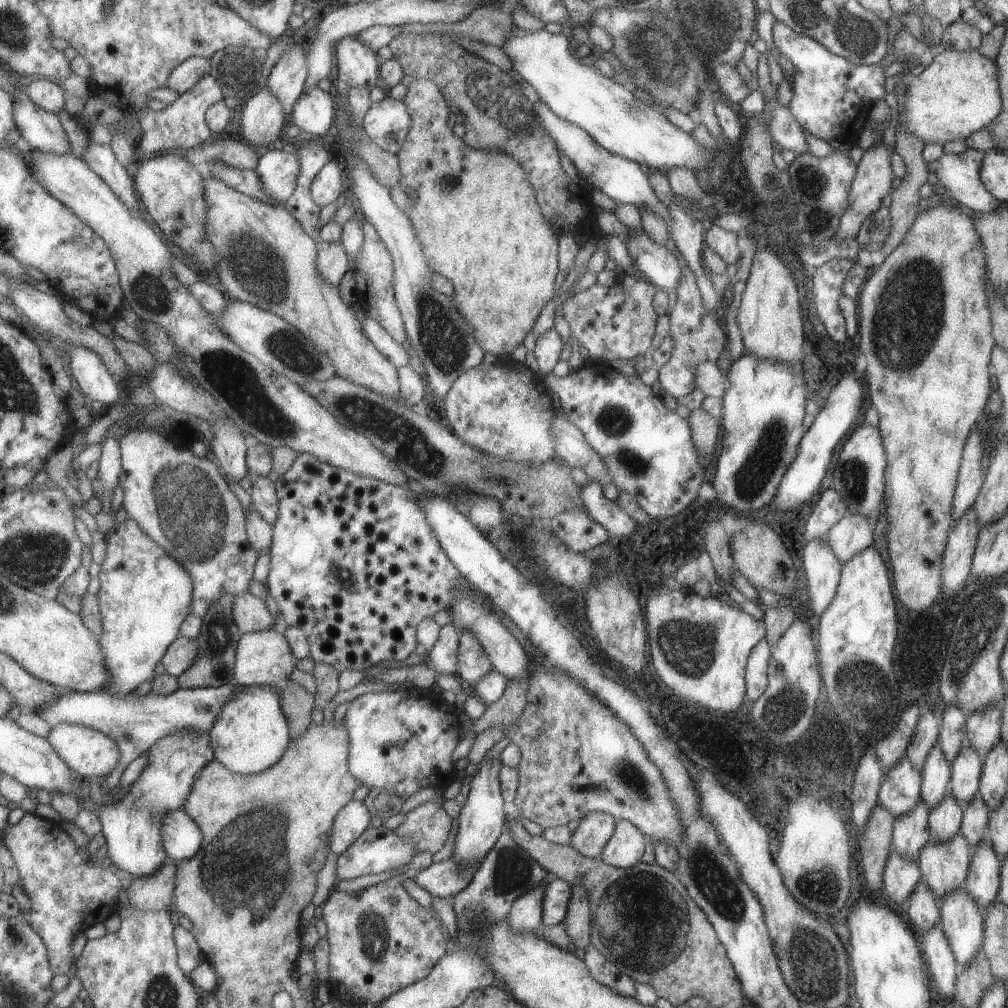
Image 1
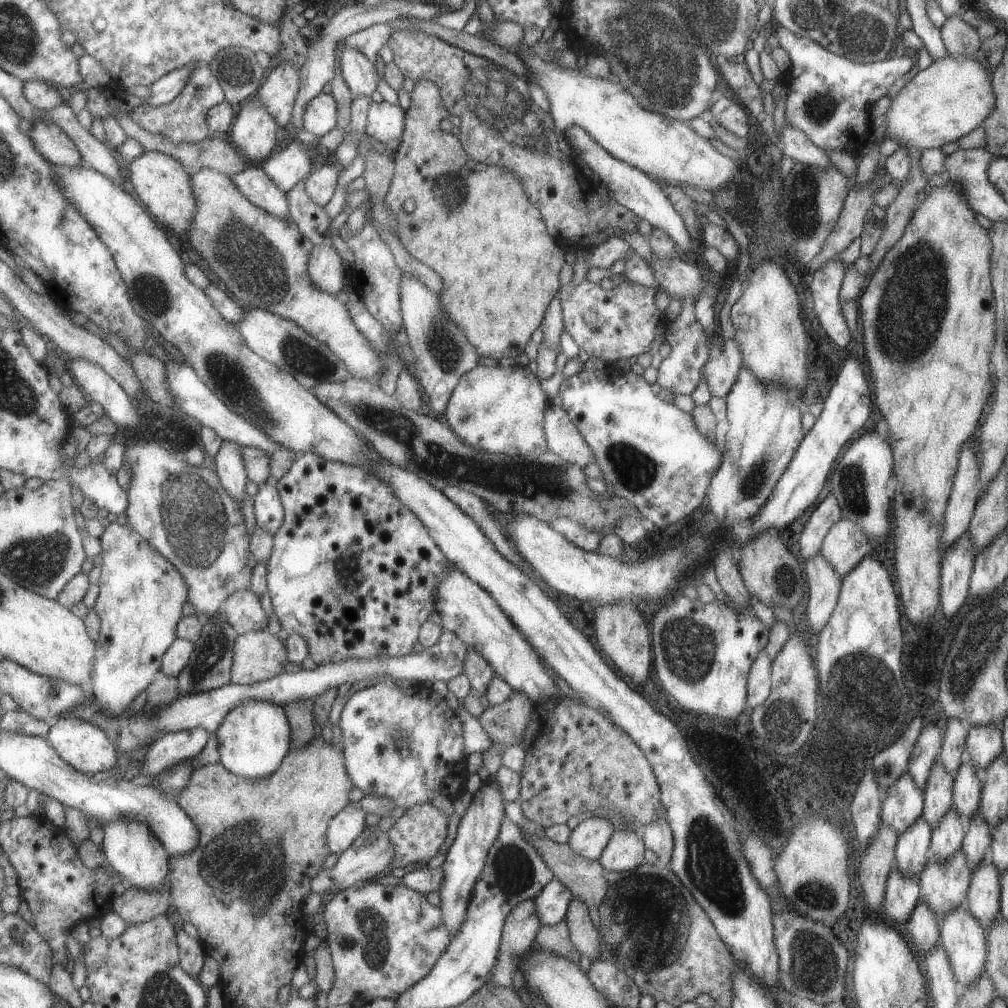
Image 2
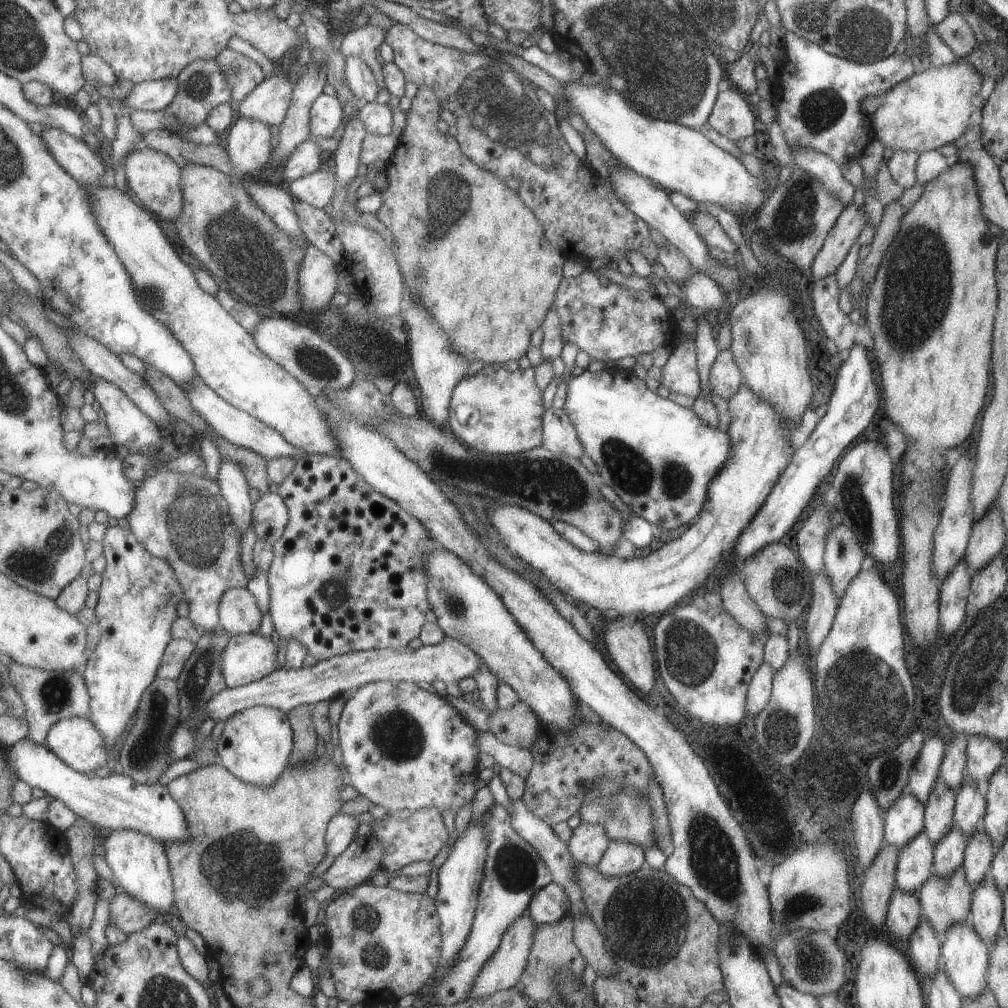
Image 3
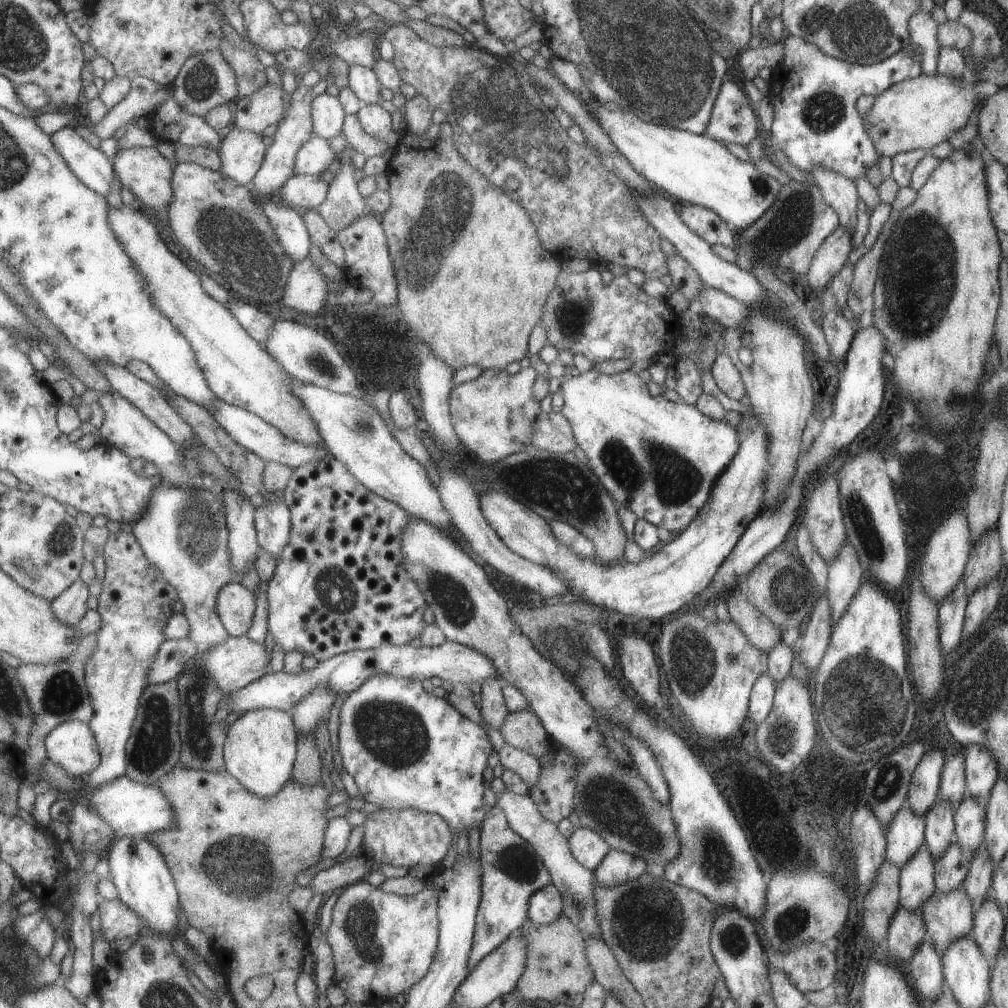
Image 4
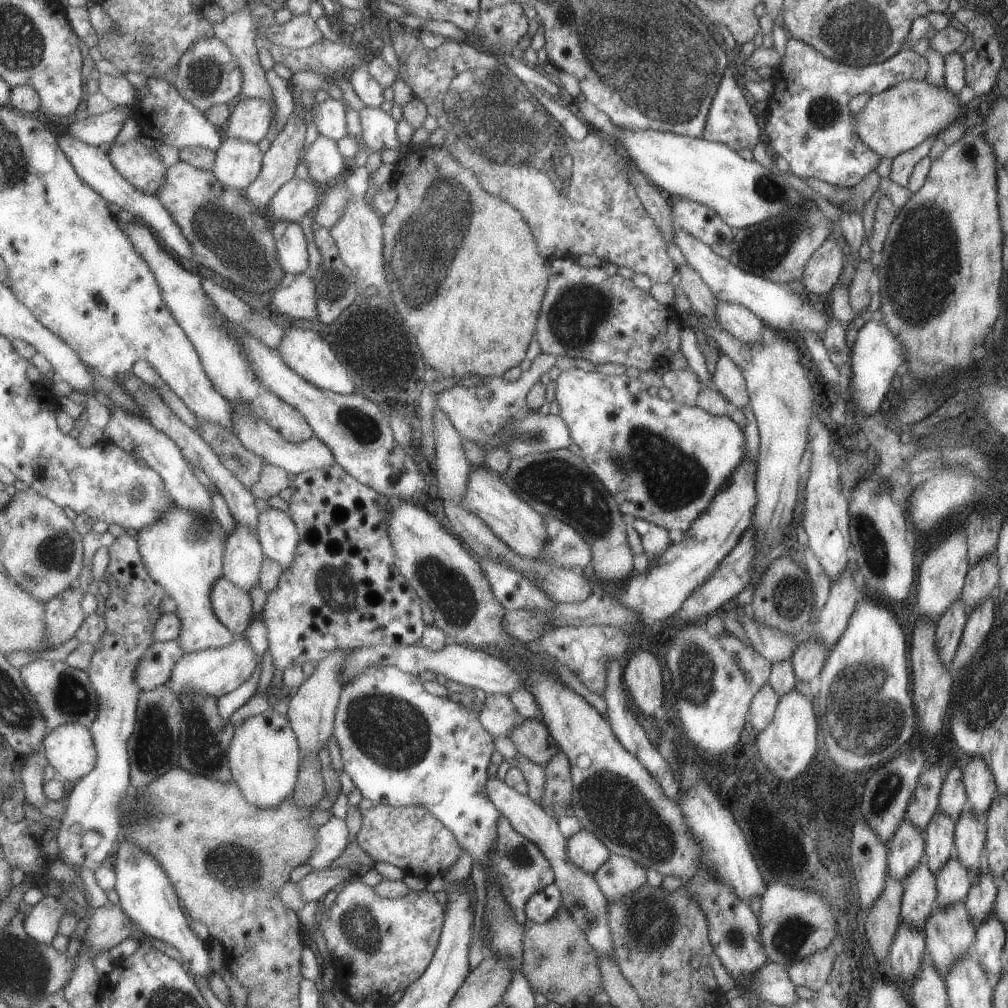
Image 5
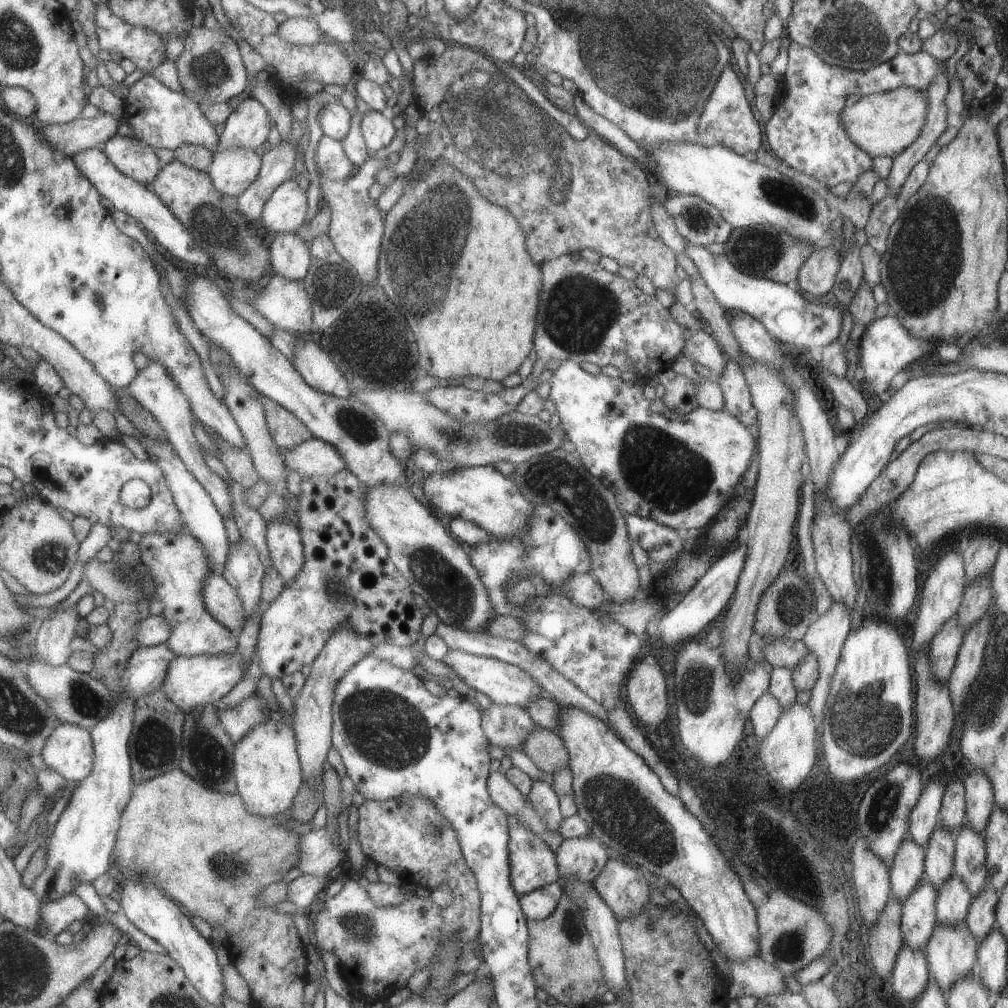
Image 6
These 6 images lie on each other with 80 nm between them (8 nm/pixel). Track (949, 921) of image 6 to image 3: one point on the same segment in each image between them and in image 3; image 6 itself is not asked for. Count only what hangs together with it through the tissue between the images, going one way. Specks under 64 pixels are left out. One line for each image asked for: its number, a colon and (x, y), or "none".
3: (948, 855)
4: (949, 871)
5: (953, 881)

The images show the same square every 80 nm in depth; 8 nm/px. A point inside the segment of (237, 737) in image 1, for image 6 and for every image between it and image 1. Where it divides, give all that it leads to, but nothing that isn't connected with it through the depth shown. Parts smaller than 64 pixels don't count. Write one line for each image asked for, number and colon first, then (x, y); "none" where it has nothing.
2: (255, 738)
3: (256, 745)
4: (261, 751)
5: (265, 758)
6: (267, 764)

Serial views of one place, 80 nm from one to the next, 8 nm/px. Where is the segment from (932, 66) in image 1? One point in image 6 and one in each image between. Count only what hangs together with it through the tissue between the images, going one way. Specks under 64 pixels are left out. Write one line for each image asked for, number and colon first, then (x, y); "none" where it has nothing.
2: (943, 102)
3: (932, 108)
4: (915, 113)
5: (895, 120)
6: (882, 124)

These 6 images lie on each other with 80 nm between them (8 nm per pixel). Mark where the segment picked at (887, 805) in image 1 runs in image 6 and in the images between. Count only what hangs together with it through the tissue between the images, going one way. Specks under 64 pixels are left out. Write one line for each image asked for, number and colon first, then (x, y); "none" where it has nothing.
2: (901, 804)
3: (904, 819)
4: (904, 834)
5: (905, 848)
6: (906, 869)

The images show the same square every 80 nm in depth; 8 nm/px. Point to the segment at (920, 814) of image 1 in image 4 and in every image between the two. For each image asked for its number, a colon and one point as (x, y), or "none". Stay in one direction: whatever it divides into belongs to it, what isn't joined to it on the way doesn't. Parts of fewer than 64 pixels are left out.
2: (912, 850)
3: (914, 861)
4: (916, 877)

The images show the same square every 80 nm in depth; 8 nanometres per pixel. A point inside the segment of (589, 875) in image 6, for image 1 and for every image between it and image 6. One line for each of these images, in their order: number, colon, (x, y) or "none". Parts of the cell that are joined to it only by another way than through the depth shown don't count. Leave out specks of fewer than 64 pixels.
1: (592, 833)
2: (588, 839)
3: (587, 843)
4: (588, 849)
5: (584, 850)

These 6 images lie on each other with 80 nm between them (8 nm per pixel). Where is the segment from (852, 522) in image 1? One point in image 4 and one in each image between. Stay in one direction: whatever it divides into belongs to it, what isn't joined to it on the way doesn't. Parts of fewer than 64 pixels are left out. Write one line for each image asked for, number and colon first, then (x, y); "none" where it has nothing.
2: (845, 543)
3: (843, 555)
4: (844, 574)

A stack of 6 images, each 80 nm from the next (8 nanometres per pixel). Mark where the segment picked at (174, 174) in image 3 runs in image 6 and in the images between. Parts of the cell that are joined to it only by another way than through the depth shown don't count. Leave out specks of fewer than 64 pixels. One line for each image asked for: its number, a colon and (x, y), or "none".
4: (146, 173)
5: (143, 167)
6: (136, 158)

